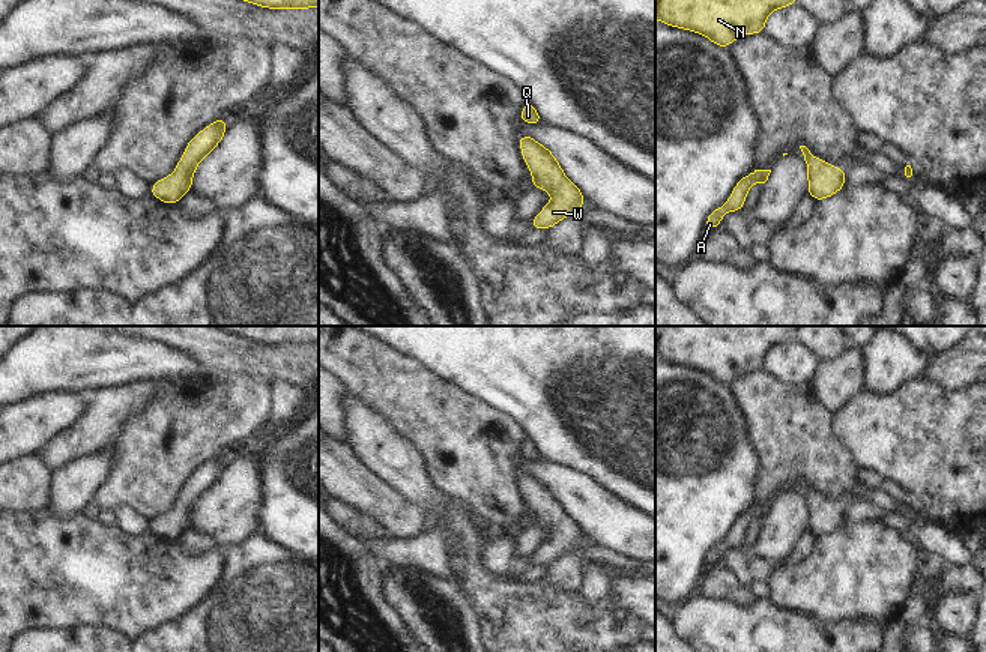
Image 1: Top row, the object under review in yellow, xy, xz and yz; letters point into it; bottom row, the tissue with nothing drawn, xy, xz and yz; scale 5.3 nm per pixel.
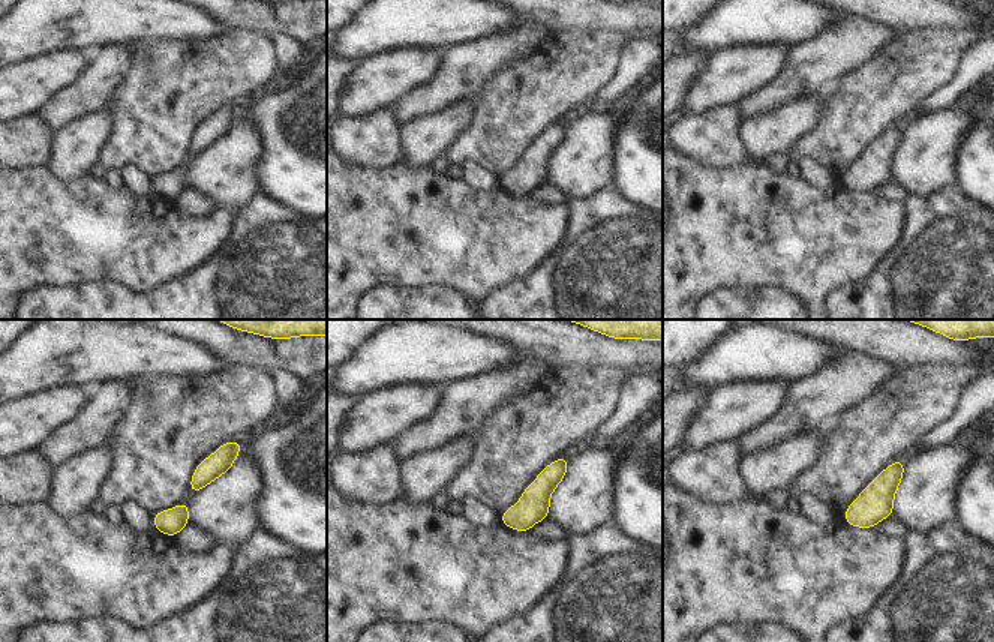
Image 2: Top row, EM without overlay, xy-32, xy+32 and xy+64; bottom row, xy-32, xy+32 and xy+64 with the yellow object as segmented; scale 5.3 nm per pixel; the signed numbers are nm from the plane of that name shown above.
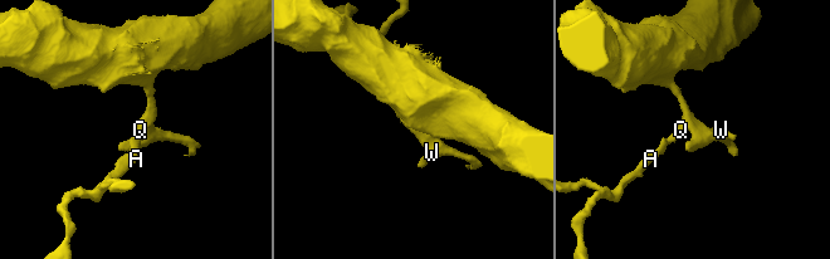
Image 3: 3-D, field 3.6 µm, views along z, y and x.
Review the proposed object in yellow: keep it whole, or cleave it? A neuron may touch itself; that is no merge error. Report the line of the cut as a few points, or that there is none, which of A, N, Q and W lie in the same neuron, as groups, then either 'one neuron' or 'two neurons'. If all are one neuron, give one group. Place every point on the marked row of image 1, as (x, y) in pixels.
no cut; A N Q W; one neuron

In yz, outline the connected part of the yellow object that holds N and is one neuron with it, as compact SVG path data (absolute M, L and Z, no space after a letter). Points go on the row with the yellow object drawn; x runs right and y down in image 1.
M655 0L655 20L727 48L746 35L765 32L768 15L797 0Z

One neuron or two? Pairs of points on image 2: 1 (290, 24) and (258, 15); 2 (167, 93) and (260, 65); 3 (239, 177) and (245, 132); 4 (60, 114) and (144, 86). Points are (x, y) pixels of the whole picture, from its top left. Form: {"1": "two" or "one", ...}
{"1": "one", "2": "one", "3": "one", "4": "two"}

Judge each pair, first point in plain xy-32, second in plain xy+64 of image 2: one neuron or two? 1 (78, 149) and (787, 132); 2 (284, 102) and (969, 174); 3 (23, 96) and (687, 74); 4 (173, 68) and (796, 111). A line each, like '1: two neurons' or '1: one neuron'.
1: one neuron
2: one neuron
3: two neurons
4: two neurons

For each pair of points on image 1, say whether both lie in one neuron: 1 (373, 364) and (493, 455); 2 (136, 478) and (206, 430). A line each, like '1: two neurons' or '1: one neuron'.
1: one neuron
2: one neuron

